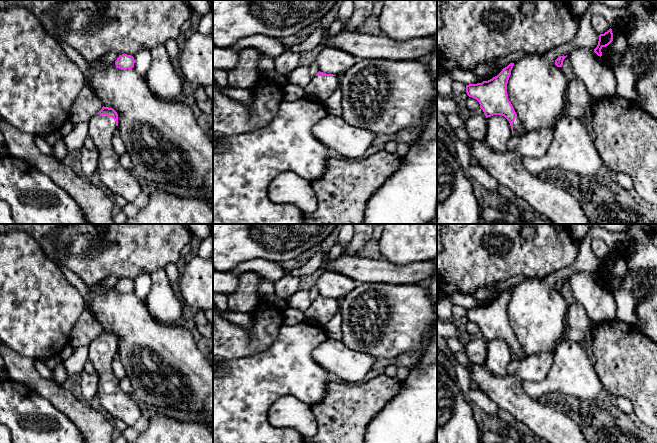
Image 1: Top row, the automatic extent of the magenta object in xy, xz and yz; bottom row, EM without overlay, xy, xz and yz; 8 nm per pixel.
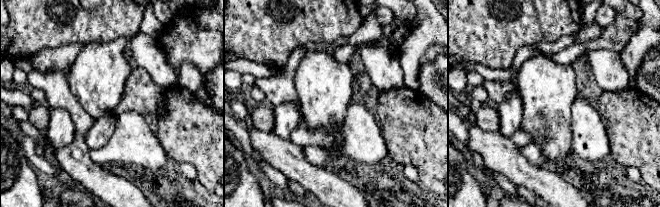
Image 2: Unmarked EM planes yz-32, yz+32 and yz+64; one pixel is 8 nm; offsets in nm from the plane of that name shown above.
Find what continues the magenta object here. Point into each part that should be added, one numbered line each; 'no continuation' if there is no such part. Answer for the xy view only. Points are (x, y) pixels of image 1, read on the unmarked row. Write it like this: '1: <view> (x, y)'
1: xy (119, 405)

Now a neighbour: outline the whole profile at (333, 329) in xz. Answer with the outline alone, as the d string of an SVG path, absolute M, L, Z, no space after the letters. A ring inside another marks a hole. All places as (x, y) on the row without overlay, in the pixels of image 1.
M344 297L336 299L339 304L338 312L333 316L333 318L323 327L328 337L333 338L335 340L341 340L343 336L343 332L341 329L342 317L340 313L340 307L344 301Z

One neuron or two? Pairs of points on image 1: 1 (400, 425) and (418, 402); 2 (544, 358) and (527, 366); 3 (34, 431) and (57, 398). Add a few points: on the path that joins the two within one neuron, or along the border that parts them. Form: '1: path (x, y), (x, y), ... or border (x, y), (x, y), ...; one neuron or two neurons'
1: path (406, 419), (417, 408); one neuron
2: path (540, 362), (536, 366), (531, 366); one neuron
3: border (33, 390), (46, 398), (70, 419); two neurons

